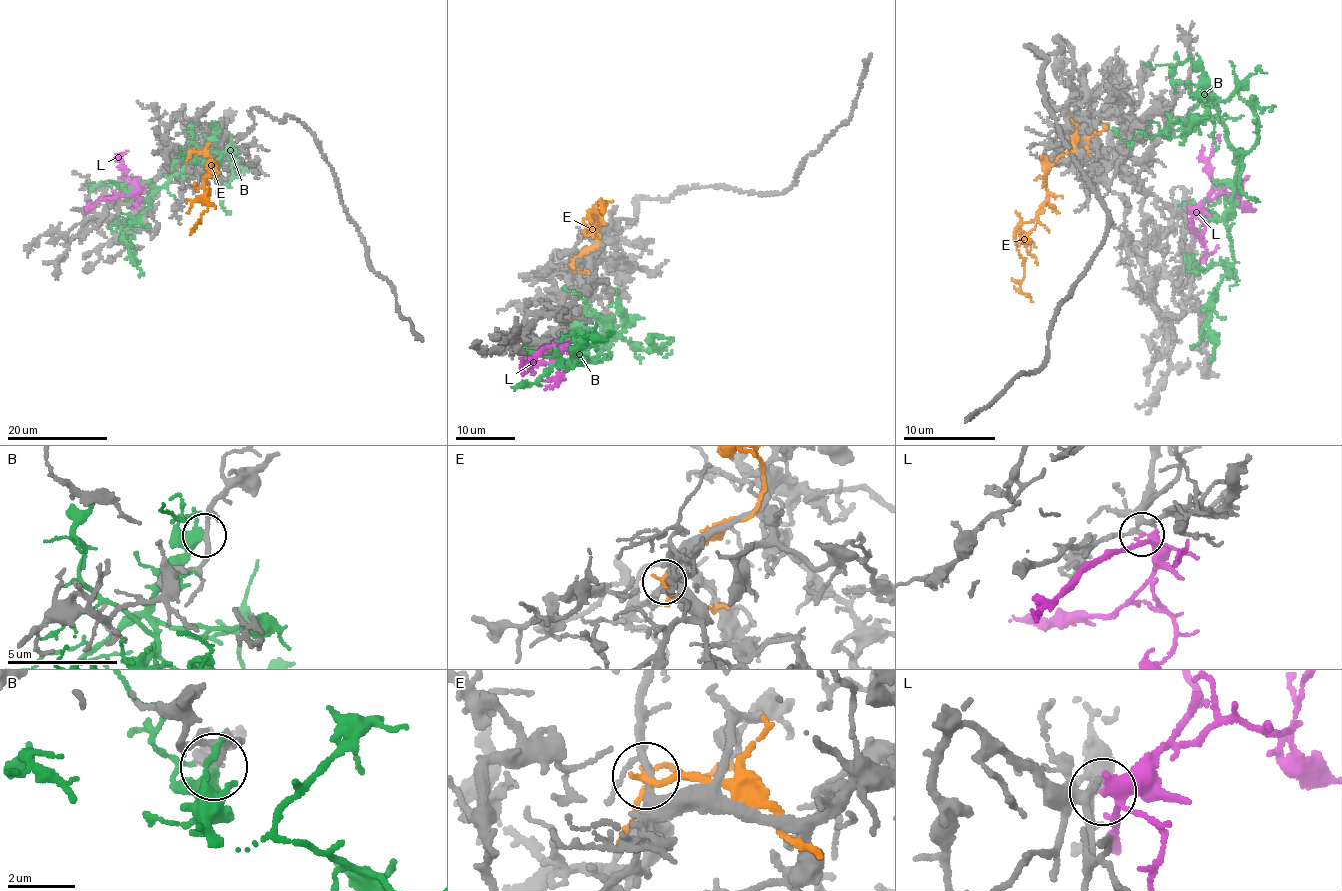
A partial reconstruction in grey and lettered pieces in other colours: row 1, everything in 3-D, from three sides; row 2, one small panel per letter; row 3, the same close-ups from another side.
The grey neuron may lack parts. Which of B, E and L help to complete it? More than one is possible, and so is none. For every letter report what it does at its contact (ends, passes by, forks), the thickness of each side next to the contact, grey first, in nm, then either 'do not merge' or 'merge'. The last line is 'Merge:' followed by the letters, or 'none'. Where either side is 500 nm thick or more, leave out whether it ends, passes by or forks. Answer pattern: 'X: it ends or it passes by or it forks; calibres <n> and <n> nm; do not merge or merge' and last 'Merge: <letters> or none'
B: it forks; calibres 160 and 320 nm; do not merge
E: it forks; calibres 190 and 160 nm; do not merge
L: it forks; calibres 200 and 240 nm; merge
Merge: L

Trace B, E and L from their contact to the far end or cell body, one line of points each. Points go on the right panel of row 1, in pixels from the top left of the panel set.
B: (1194, 63), (1236, 160), (1225, 211), (1233, 267), (1213, 300), (1209, 334), (1217, 345), (1208, 362)
E: (1086, 139), (1062, 153), (1046, 176), (1046, 201), (1015, 229), (1024, 265), (1020, 287), (1032, 301)
L: (1189, 213), (1220, 193), (1232, 194), (1252, 211), (1250, 204)

